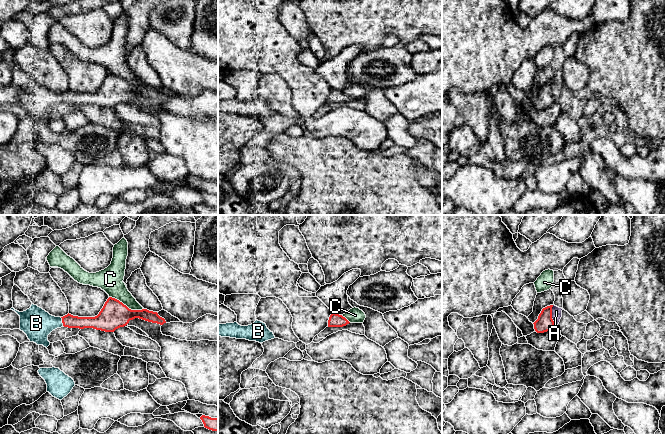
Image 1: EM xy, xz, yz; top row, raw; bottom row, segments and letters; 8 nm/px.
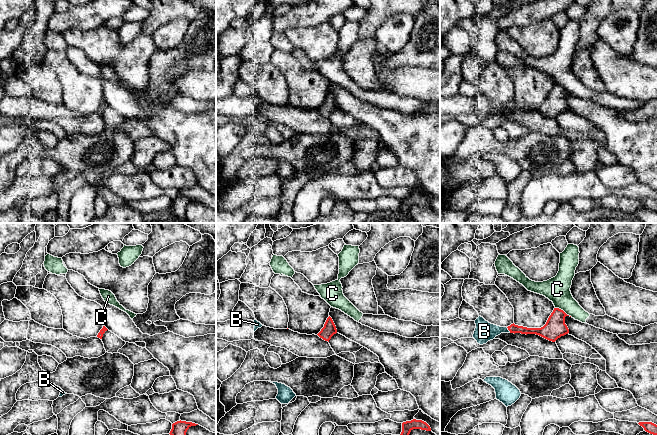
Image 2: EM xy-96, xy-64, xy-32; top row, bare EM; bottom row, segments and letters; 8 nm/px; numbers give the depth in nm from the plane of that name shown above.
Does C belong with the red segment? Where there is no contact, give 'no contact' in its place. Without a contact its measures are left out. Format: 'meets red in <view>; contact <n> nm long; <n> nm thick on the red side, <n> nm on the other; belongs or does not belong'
meets red in xy; contact 300 nm long; 220 nm thick on the red side, 200 nm on the other; does not belong

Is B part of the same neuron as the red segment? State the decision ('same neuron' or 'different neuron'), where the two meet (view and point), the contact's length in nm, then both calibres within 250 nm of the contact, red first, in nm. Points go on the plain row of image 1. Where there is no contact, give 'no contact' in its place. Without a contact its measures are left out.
same neuron | xy (62, 97) | 80 nm | 110/240 nm

